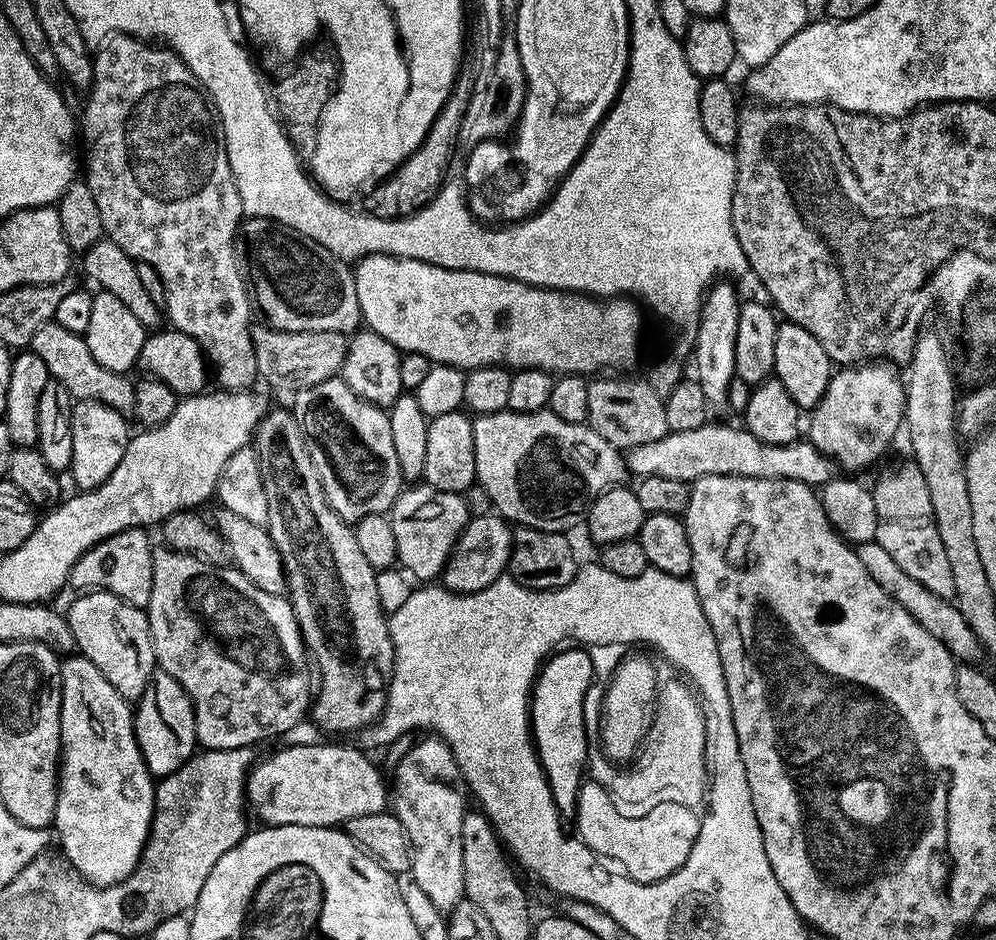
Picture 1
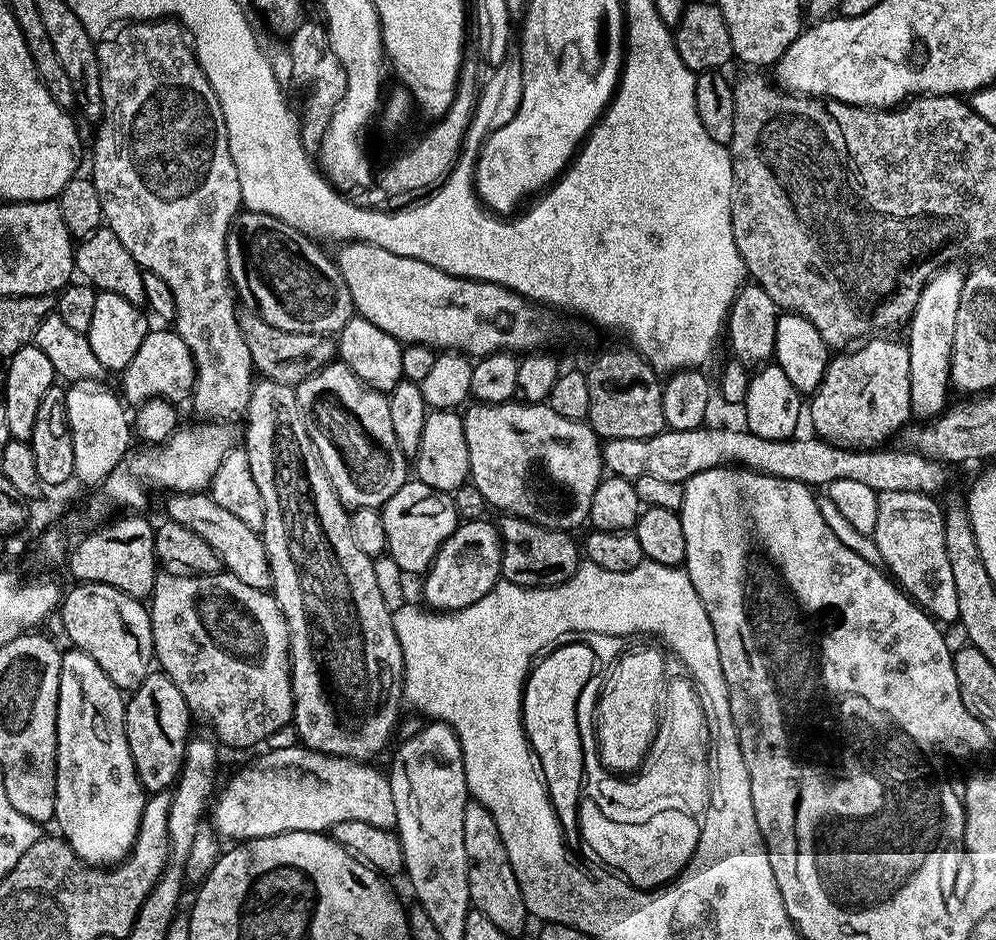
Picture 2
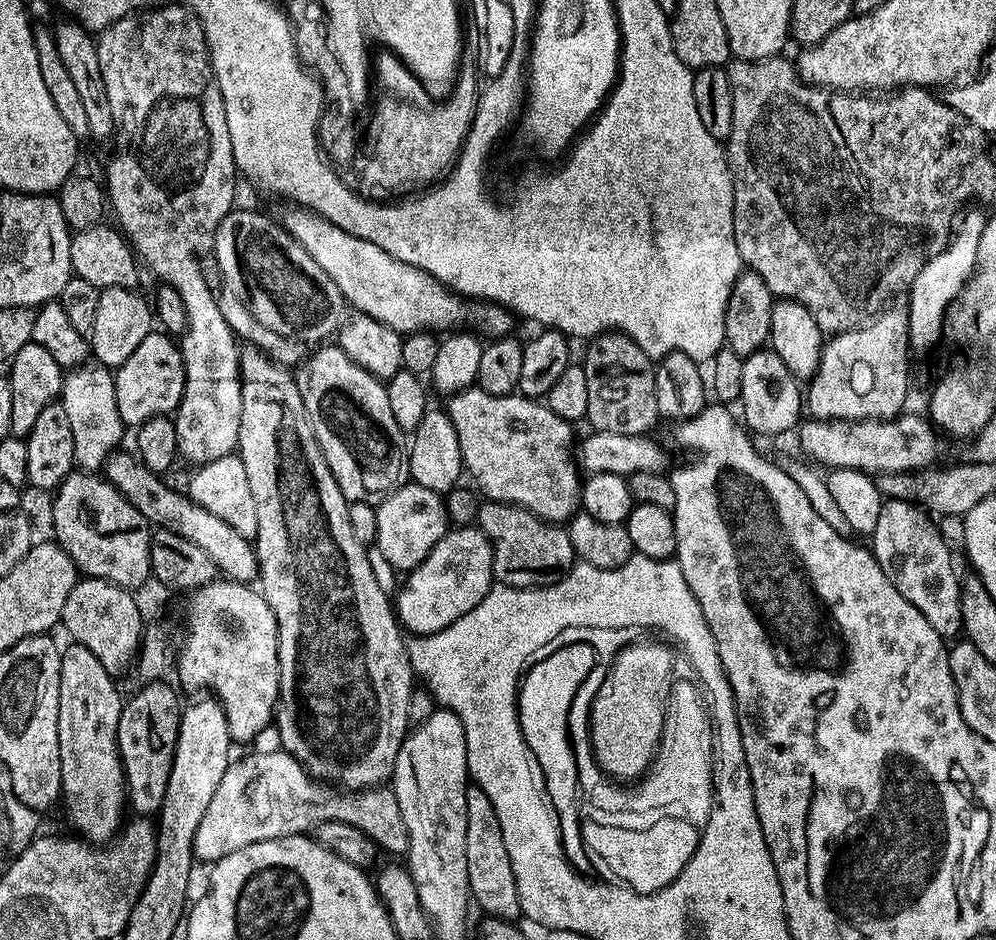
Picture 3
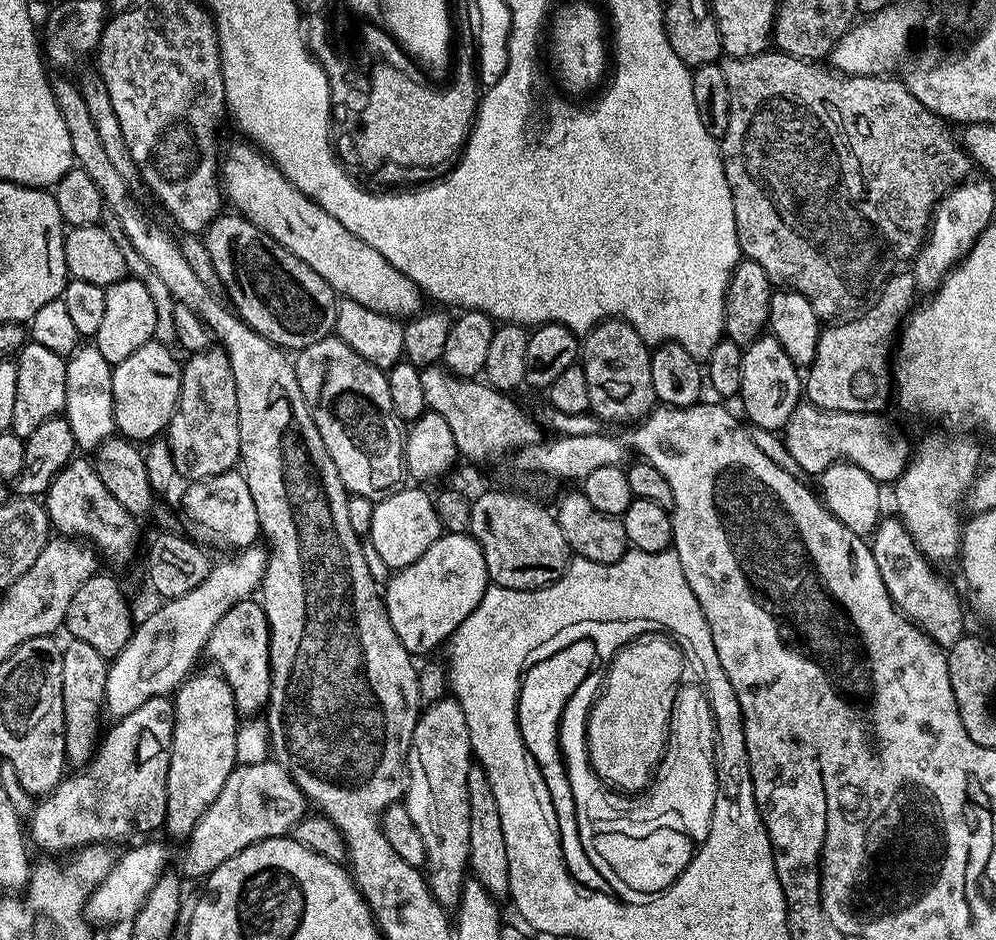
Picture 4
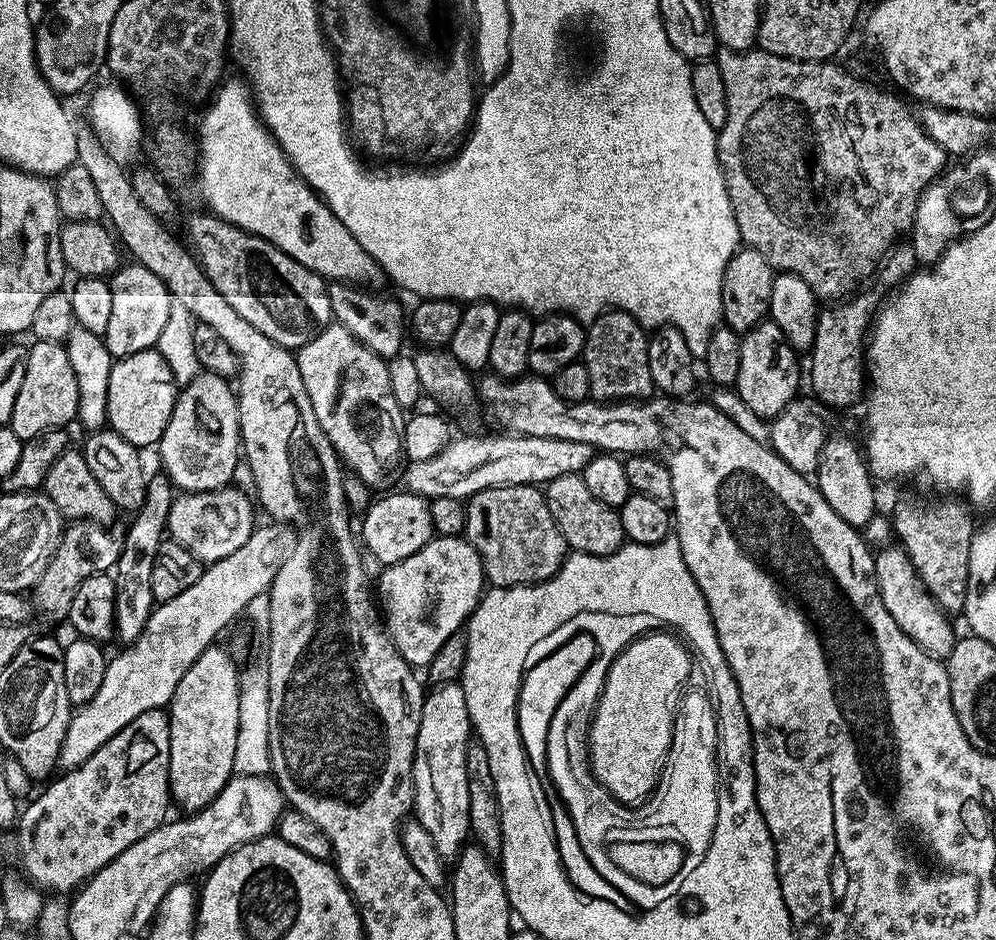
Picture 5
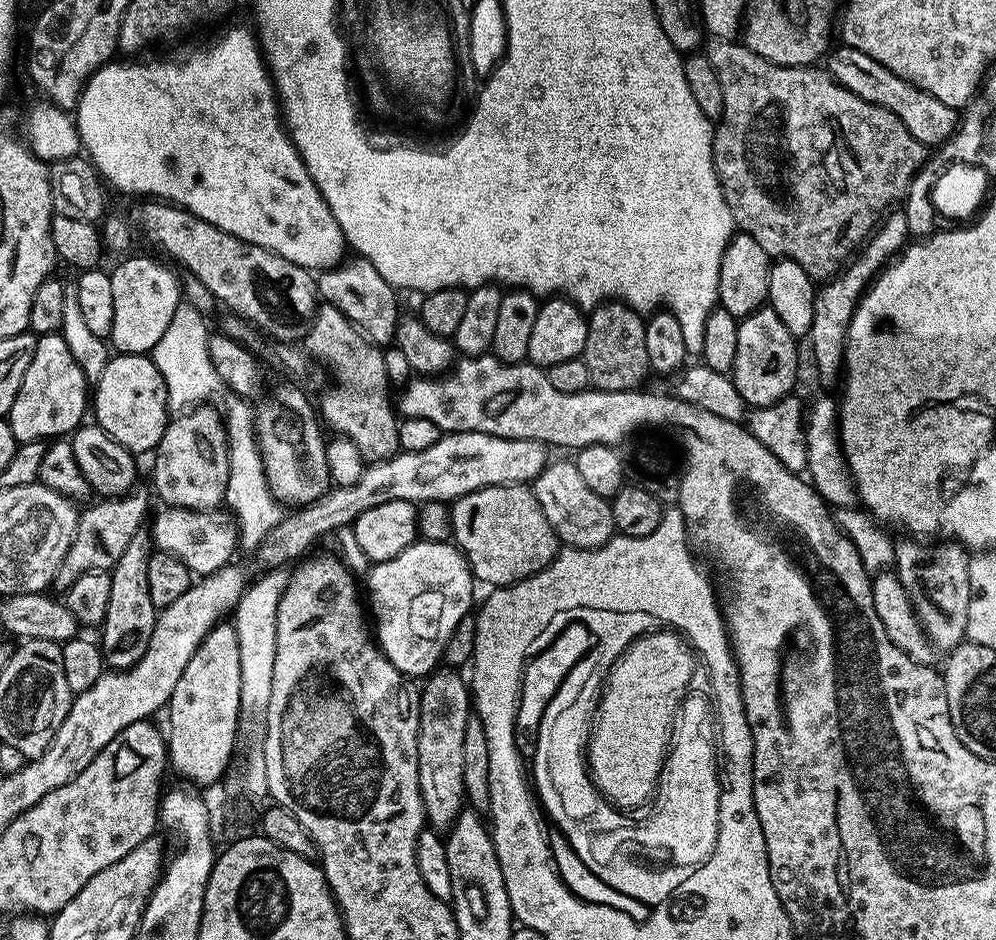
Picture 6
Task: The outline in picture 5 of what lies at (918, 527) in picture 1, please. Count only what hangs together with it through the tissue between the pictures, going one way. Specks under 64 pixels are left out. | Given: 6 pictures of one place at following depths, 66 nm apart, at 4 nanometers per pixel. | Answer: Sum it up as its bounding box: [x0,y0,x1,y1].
[876,546,958,658]

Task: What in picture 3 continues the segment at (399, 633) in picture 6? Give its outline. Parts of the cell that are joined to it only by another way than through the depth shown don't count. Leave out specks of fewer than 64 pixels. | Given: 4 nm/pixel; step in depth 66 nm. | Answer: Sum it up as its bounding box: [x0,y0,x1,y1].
[394,526,493,636]

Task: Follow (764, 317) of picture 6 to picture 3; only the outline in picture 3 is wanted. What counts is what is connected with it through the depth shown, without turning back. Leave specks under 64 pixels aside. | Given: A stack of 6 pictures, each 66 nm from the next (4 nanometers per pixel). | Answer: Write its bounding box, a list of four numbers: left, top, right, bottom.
[738,346,802,436]

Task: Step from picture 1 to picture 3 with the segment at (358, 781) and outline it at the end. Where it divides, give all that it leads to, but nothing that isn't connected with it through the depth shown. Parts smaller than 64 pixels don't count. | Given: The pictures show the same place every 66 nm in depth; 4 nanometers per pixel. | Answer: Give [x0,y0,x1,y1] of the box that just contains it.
[194,751,410,862]

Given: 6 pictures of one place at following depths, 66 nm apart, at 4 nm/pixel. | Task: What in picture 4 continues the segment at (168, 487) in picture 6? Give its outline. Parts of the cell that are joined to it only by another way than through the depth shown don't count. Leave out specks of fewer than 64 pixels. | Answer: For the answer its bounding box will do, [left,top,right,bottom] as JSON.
[166,346,240,482]

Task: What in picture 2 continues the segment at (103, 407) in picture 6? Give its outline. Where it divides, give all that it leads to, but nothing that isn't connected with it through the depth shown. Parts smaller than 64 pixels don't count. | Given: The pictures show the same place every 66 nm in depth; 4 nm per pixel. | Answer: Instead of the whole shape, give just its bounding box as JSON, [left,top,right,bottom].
[119,326,196,406]

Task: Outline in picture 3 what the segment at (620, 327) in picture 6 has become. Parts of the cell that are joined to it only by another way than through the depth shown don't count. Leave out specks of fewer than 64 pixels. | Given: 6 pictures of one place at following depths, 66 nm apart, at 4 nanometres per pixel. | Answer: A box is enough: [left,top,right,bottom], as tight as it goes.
[582,330,661,436]

